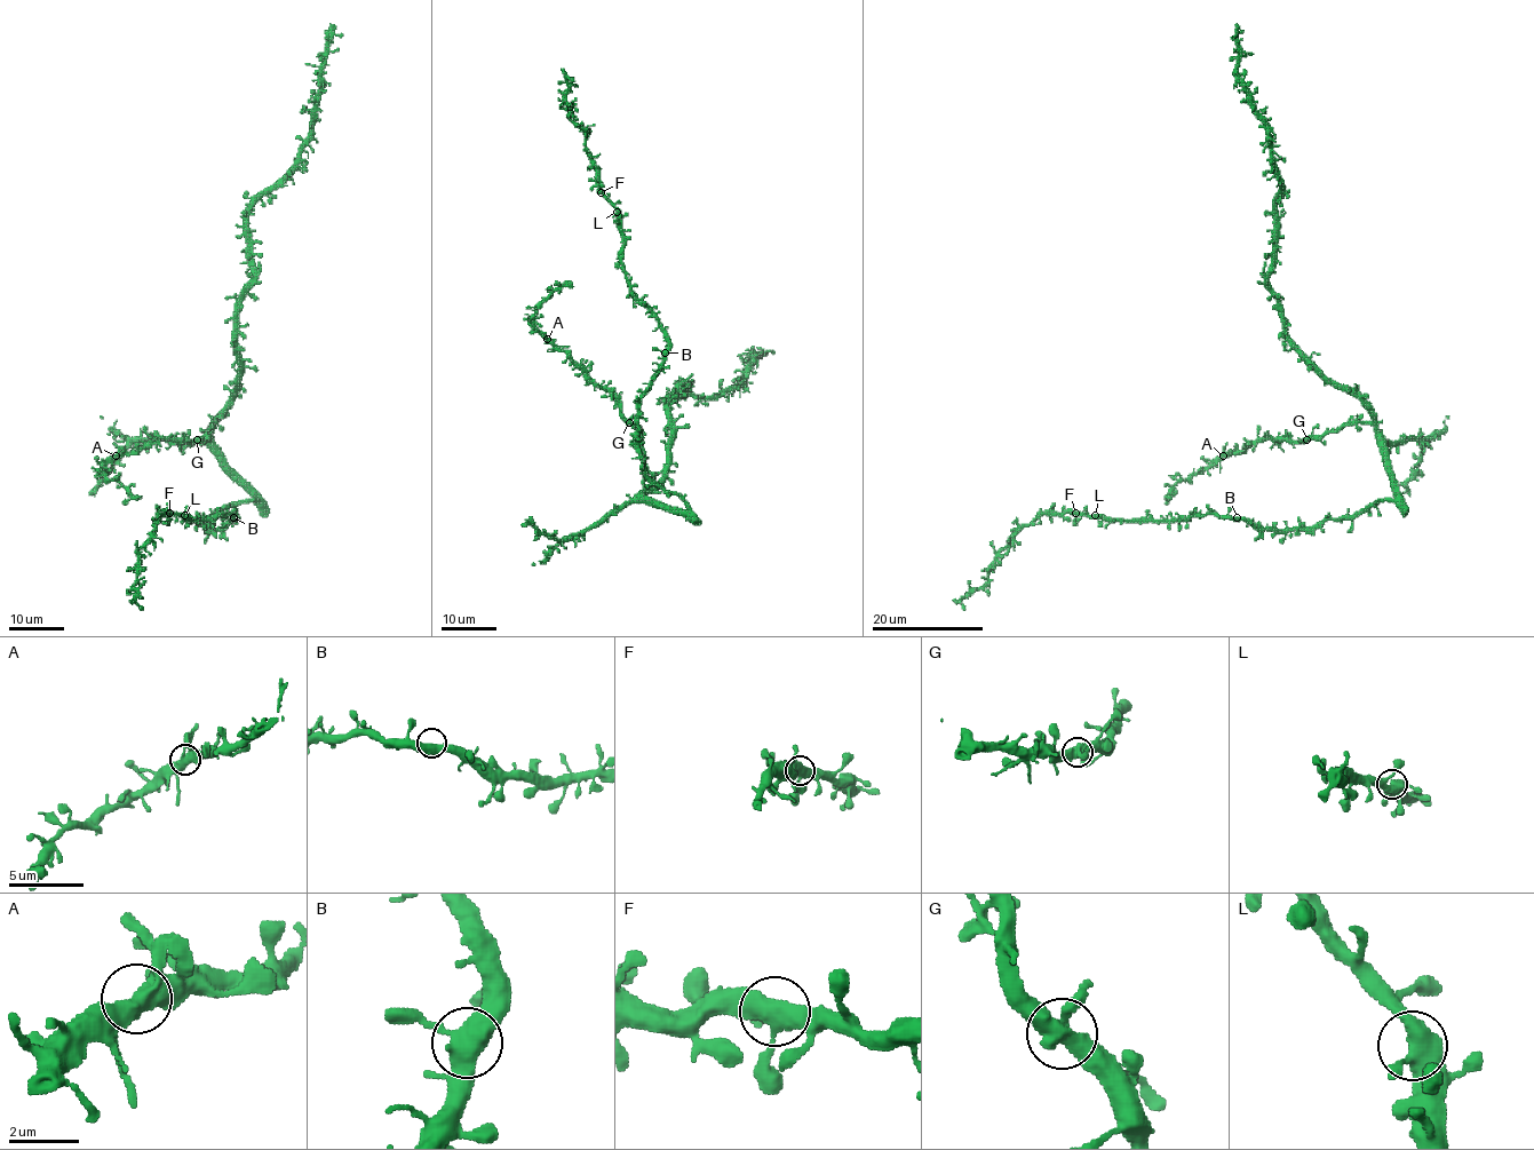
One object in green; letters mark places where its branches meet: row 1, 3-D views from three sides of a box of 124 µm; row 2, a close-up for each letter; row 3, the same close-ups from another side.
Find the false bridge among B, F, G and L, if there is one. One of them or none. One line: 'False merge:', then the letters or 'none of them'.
False merge: none of them

